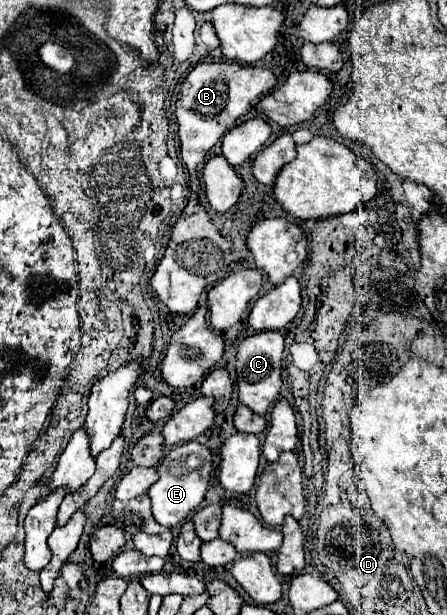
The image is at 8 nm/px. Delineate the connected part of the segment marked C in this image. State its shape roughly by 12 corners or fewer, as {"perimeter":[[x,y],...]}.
{"perimeter":[[246,337],[236,353],[238,399],[258,415],[278,399],[284,337]]}

